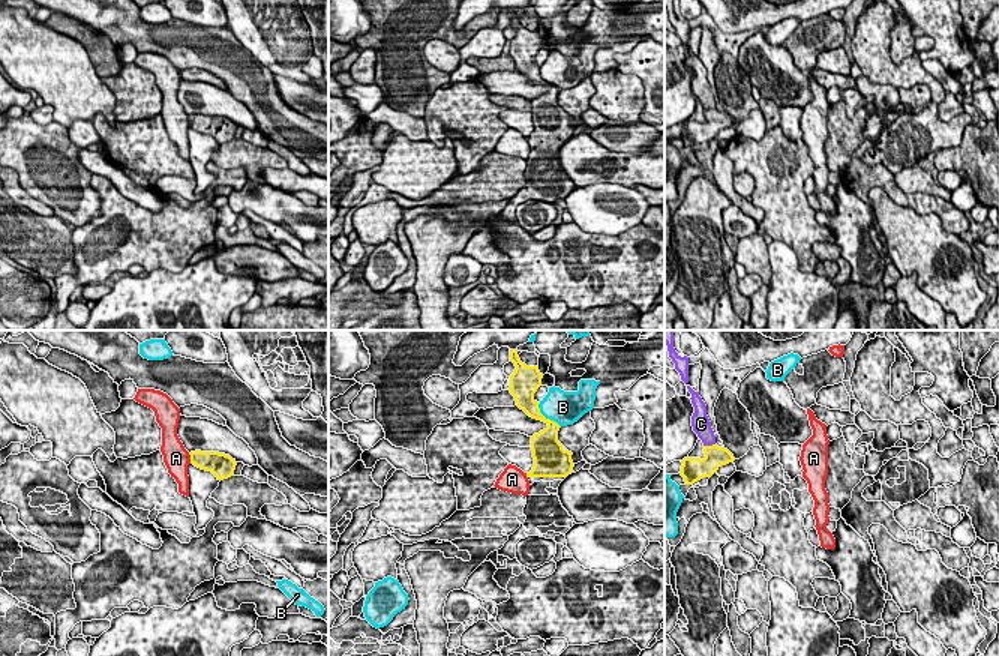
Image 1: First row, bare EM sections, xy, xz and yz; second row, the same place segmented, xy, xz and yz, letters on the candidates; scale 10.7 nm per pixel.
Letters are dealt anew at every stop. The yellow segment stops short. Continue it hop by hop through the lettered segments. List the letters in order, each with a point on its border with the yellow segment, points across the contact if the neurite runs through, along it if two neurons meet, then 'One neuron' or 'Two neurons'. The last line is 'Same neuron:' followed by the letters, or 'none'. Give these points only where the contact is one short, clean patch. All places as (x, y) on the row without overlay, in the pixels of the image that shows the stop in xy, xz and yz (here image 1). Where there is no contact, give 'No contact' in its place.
A: Touches yellow at xy (191, 122). Boundary: xy (188, 117), (191, 125). Two neurons
B: Touches yellow at xz (545, 81). Boundary: xz (537, 68), (539, 74), (560, 90). Two neurons
C: Touches yellow at yz (708, 110). Boundary: yz (714, 107), (704, 110). Two neurons
Same neuron: none

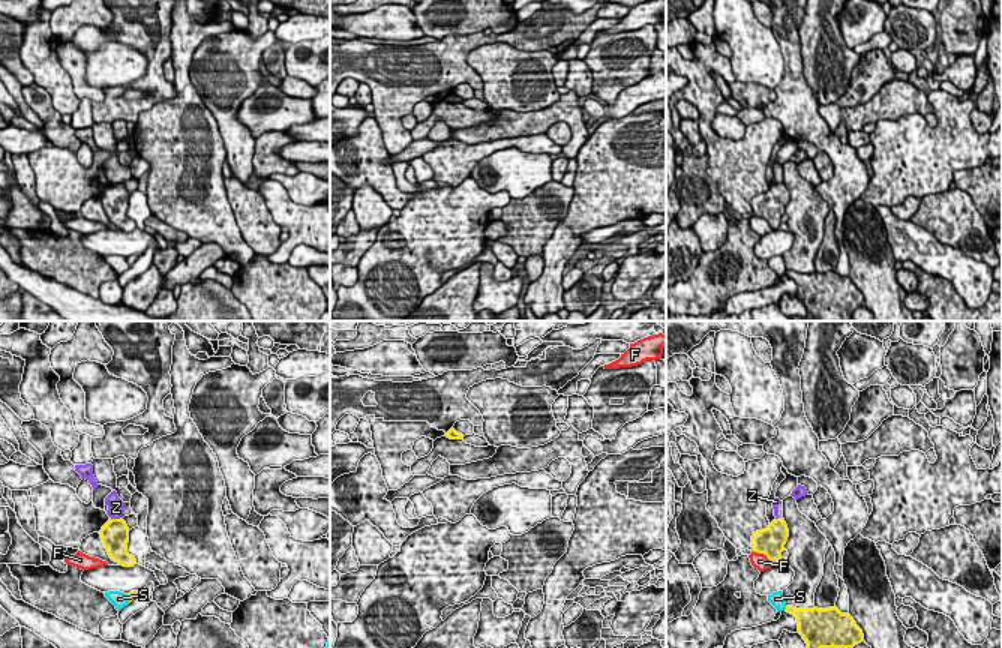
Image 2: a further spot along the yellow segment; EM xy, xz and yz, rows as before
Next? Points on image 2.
F: Touches yellow at yz (762, 216). Boundary: yz (752, 215), (761, 216), (773, 228). Two neurons
S: Touches yellow at yz (786, 272). Boundary: yz (786, 270), (783, 273). Two neurons
Z: Touches yellow at xy (116, 183). Boundary: xy (111, 182), (119, 183). Two neurons
Same neuron: none

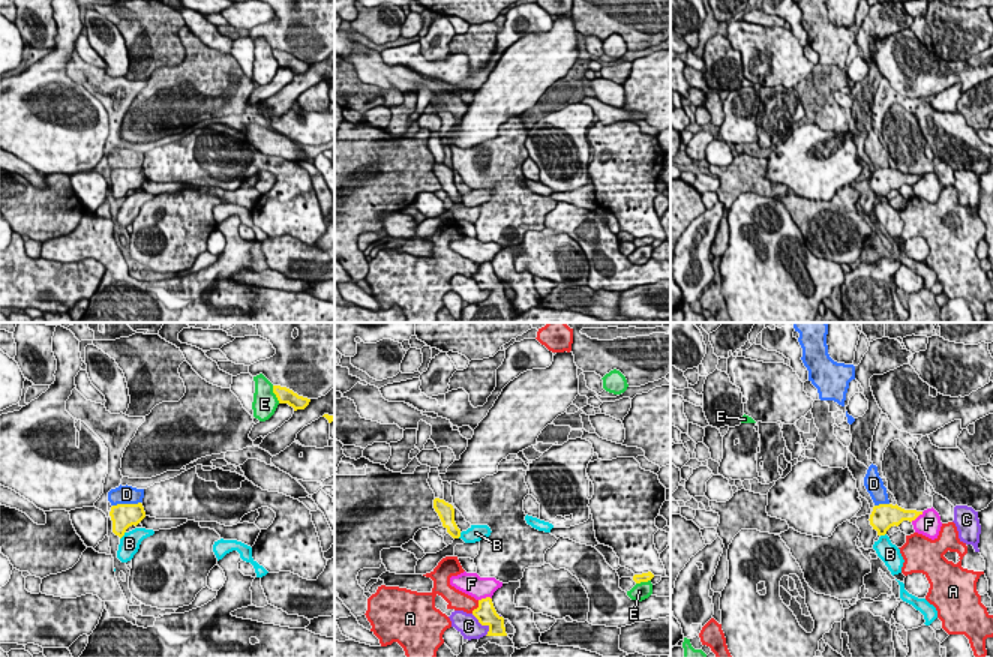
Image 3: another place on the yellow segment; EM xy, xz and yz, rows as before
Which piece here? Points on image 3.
A: Touches yellow at xz (479, 270). Boundary: xz (479, 264), (479, 269), (471, 276). Two neurons
B: Touches yellow at xy (123, 198). Boundary: xy (125, 195), (120, 203). Two neurons
C: Touches yellow at xz (483, 288). Two neurons
D: Touches yellow at xy (126, 168). Boundary: xy (140, 165), (113, 170). Two neurons
E: Touches yellow at xy (276, 59). Two neurons
F: Touches yellow at xz (486, 261). Two neurons
Same neuron: none

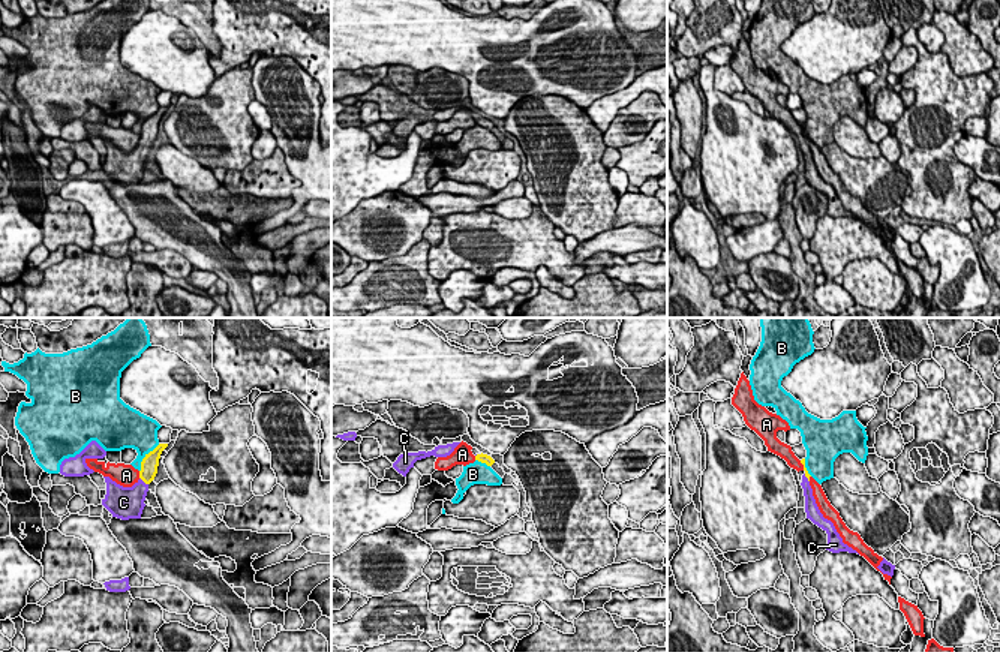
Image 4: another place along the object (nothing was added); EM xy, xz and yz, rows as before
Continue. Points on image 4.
A: Touches yellow at xy (140, 138). Boundary: xy (138, 135), (140, 141). Two neurons
B: Touches yellow at xy (144, 122). Two neurons
C: Touches yellow at xy (144, 146). Path across: xy (149, 131), (144, 146), (129, 164). One neuron
Same neuron: C

